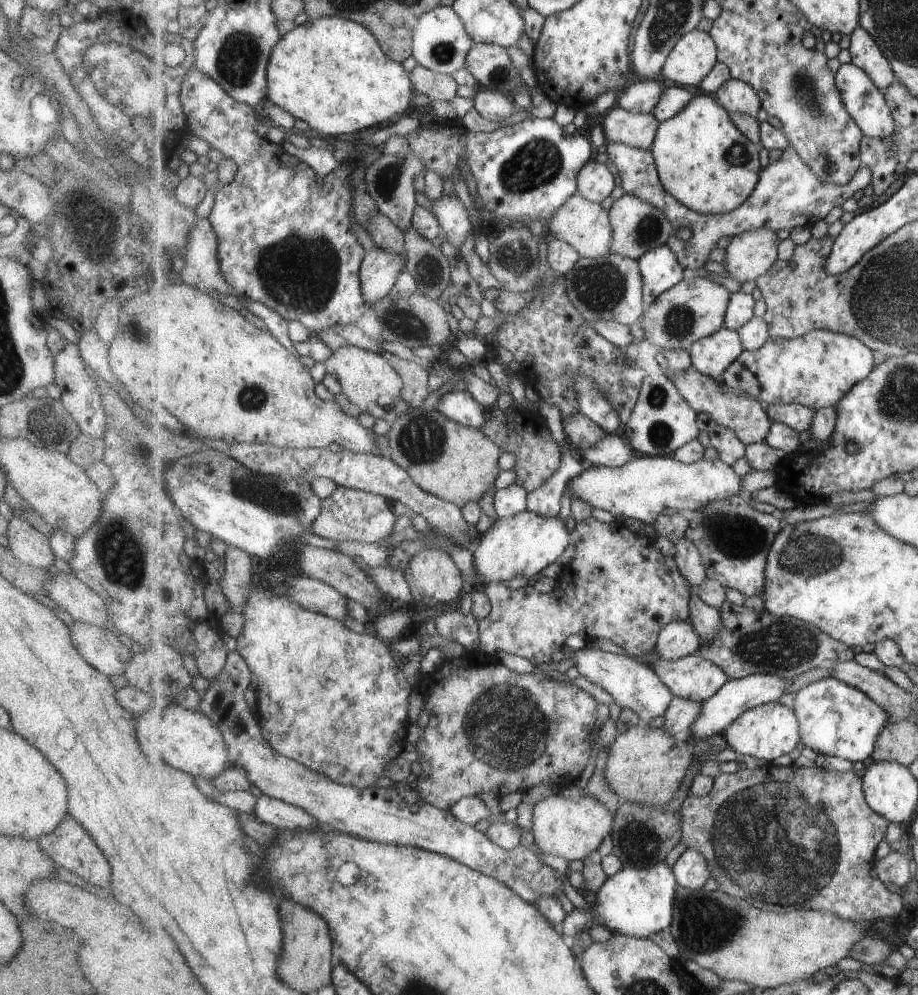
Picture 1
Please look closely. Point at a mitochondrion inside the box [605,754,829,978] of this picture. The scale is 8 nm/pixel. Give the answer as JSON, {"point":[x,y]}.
{"point":[693,929]}

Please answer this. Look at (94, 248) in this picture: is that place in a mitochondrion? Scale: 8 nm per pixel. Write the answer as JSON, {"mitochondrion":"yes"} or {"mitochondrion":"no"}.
{"mitochondrion":"yes"}

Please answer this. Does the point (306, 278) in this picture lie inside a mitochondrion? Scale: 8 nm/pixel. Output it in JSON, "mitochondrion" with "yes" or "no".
{"mitochondrion":"yes"}

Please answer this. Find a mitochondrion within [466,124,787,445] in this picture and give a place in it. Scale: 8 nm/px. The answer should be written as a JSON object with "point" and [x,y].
{"point":[538,163]}

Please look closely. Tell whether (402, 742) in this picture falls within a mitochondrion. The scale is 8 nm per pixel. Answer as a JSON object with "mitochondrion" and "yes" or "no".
{"mitochondrion":"no"}

